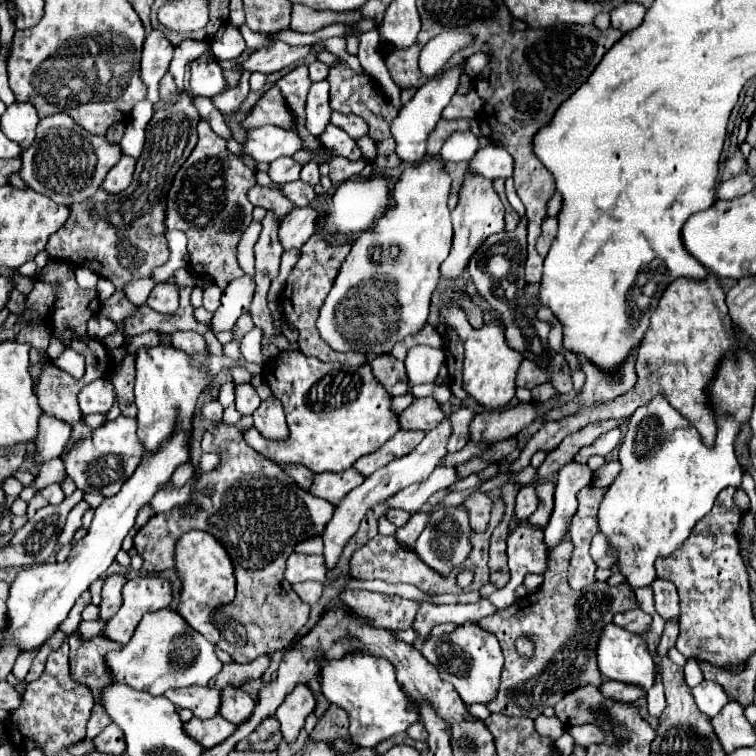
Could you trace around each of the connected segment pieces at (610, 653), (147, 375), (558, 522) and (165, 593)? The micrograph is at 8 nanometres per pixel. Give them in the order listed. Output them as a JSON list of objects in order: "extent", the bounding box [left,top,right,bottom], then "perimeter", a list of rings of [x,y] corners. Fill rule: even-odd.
[{"extent":[596,624,656,692],"perimeter":[[[614,624],[604,626],[598,648],[596,648],[596,656],[598,656],[598,668],[606,680],[618,680],[624,684],[632,684],[632,686],[642,688],[644,692],[648,692],[652,684],[656,682],[656,666],[652,658],[648,656],[644,640],[640,640],[638,634],[632,634]]]},{"extent":[136,346,263,456],"perimeter":[[[154,346],[154,348],[140,348],[136,352],[136,408],[138,408],[138,438],[146,450],[146,456],[152,456],[160,450],[160,446],[178,430],[184,434],[192,434],[192,418],[196,400],[202,390],[210,384],[210,380],[225,367],[241,367],[252,376],[261,374],[263,368],[246,361],[233,361],[229,358],[212,356],[208,364],[208,372],[198,372],[196,368],[188,366],[188,358],[182,350],[172,346]]]},{"extent":[544,462,592,546],"perimeter":[[[568,462],[564,464],[564,468],[558,470],[556,492],[554,492],[554,512],[544,530],[546,546],[560,544],[562,536],[566,534],[568,522],[576,512],[576,506],[578,506],[576,496],[590,482],[592,482],[592,470],[586,464]]]},{"extent":[104,576,172,644],"perimeter":[[[136,576],[124,584],[122,606],[104,628],[104,636],[126,644],[134,634],[144,612],[168,608],[172,602],[172,584],[162,576]]]}]

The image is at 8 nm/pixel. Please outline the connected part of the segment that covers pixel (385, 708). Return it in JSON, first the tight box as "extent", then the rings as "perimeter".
{"extent":[322,654,420,748],"perimeter":[[[348,654],[342,660],[330,660],[322,666],[322,692],[328,702],[342,706],[350,718],[350,738],[360,748],[374,748],[382,740],[394,734],[406,732],[412,724],[420,722],[420,712],[416,708],[406,708],[412,704],[408,694],[400,688],[394,678],[394,666],[384,658]]]}

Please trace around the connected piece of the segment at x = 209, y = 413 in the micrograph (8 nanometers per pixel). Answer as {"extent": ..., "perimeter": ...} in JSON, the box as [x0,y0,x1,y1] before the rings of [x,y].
{"extent":[202,400,224,422],"perimeter":[[[218,400],[206,402],[206,404],[202,406],[202,418],[208,418],[208,420],[212,420],[212,422],[222,422],[222,412],[224,412],[224,408],[220,406]]]}

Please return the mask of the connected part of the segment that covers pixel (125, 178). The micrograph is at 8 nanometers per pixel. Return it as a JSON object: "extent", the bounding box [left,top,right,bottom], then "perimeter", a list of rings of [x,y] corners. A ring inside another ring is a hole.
{"extent":[102,156,136,194],"perimeter":[[[122,156],[122,160],[108,172],[102,188],[110,194],[118,194],[122,190],[128,188],[128,184],[132,182],[132,174],[134,174],[134,164],[136,160],[132,156]]]}

